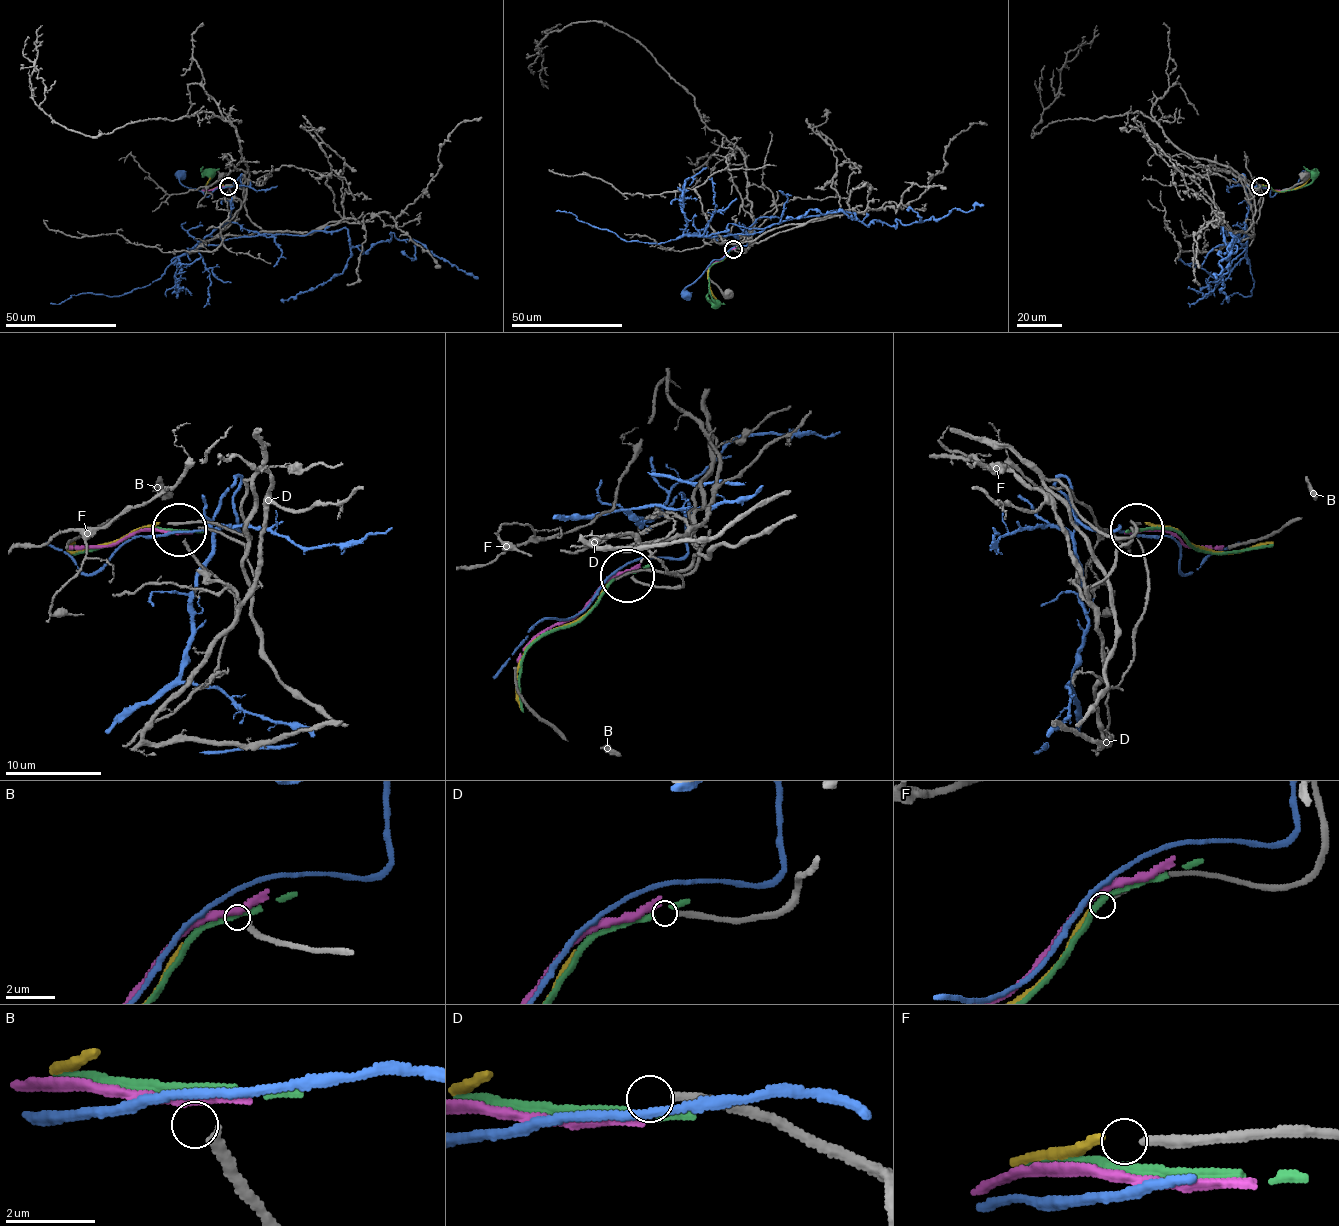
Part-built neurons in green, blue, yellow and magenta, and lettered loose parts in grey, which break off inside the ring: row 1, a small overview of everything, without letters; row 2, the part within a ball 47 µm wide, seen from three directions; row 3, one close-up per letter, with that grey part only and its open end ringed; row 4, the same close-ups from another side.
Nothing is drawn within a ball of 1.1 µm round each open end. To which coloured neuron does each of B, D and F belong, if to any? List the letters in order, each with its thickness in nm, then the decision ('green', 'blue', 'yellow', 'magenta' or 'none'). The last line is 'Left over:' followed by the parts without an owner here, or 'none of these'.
B: 220 nm thick; magenta
D: 220 nm thick; none
F: 220 nm thick; yellow
Left over: D

